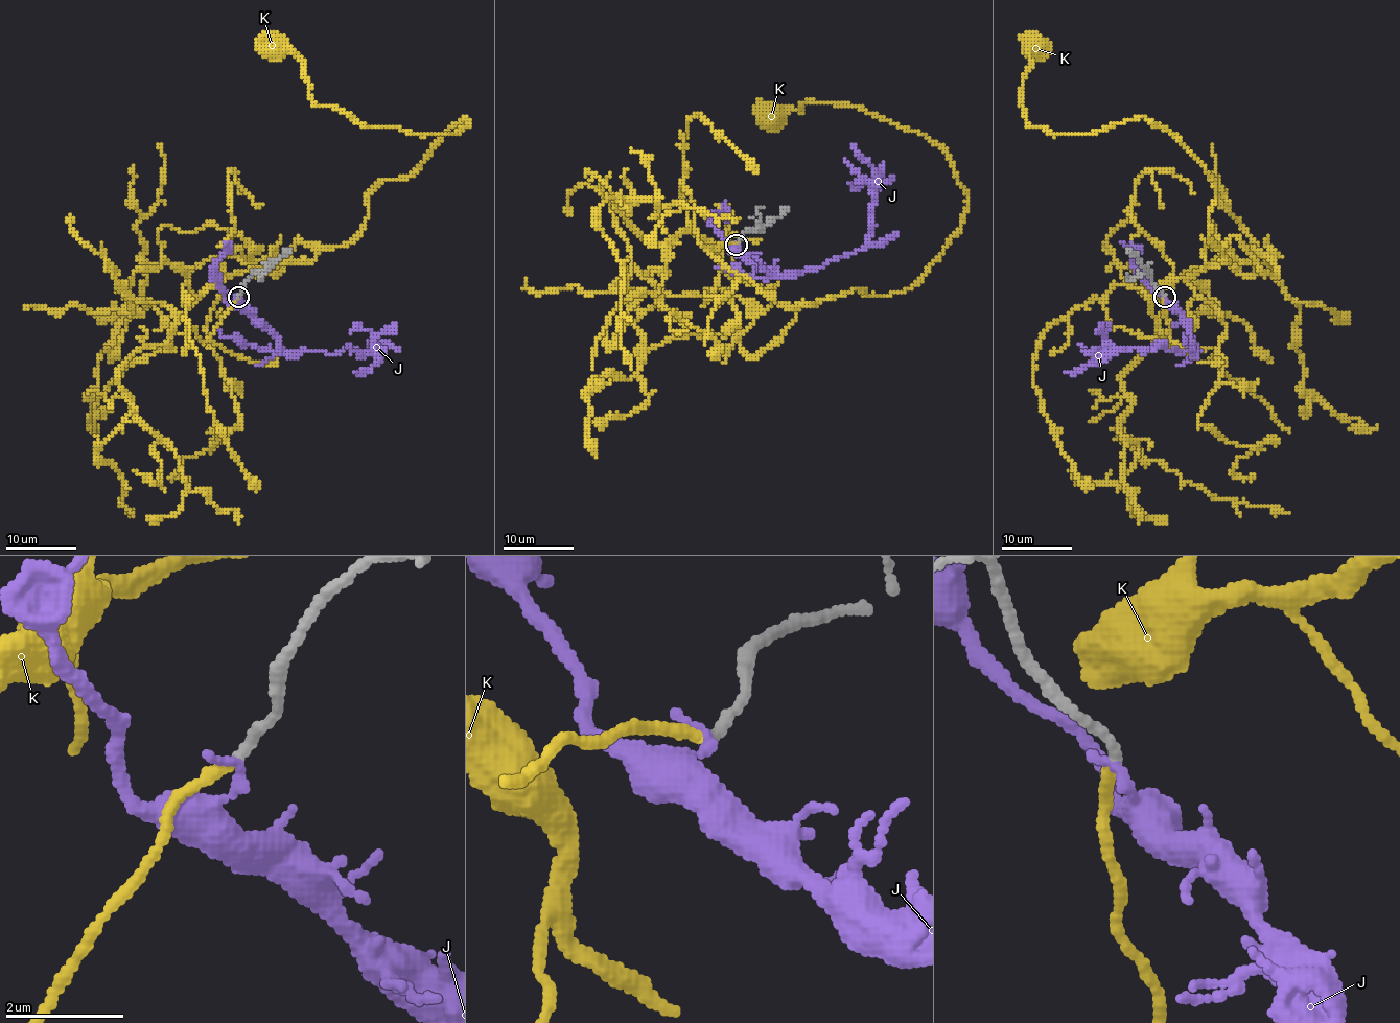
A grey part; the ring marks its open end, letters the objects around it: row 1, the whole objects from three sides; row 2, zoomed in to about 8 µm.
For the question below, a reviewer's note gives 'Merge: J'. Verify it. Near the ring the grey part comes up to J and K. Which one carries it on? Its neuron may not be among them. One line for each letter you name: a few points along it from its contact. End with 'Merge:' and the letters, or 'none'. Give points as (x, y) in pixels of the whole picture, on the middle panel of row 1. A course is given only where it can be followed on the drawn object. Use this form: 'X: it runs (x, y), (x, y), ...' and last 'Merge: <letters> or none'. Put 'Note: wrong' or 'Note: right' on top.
Note: wrong
K: it runs (737, 245), (705, 249), (682, 184), (719, 266), (801, 306), (902, 293), (966, 205), (915, 131), (768, 115)
Merge: K

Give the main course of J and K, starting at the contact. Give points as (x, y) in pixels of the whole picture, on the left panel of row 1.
J: (238, 297), (237, 302), (286, 351), (336, 353), (370, 346), (377, 353), (375, 363), (354, 371)
K: (238, 297), (207, 341), (186, 320), (186, 283), (346, 245), (382, 180), (468, 123), (365, 125), (271, 48)

